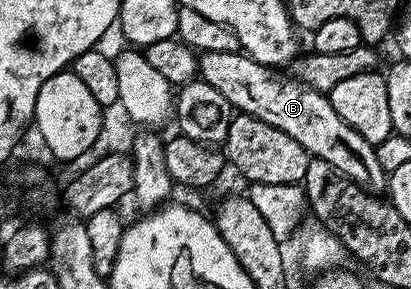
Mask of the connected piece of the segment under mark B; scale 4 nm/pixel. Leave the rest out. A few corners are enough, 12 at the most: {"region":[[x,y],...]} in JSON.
{"region":[[204,52],[200,81],[381,192],[378,151],[296,77],[244,52]]}

